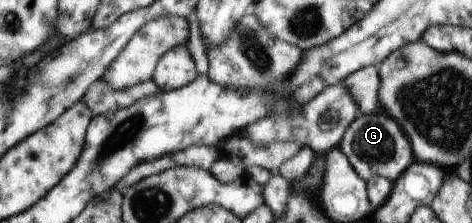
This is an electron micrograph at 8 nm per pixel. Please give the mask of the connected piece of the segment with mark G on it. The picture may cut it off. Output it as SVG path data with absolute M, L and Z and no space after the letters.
M381 110L375 114L357 116L356 121L345 130L339 150L348 158L353 171L365 181L383 177L393 183L413 162L411 142L407 142L405 136L401 138L399 126Z

